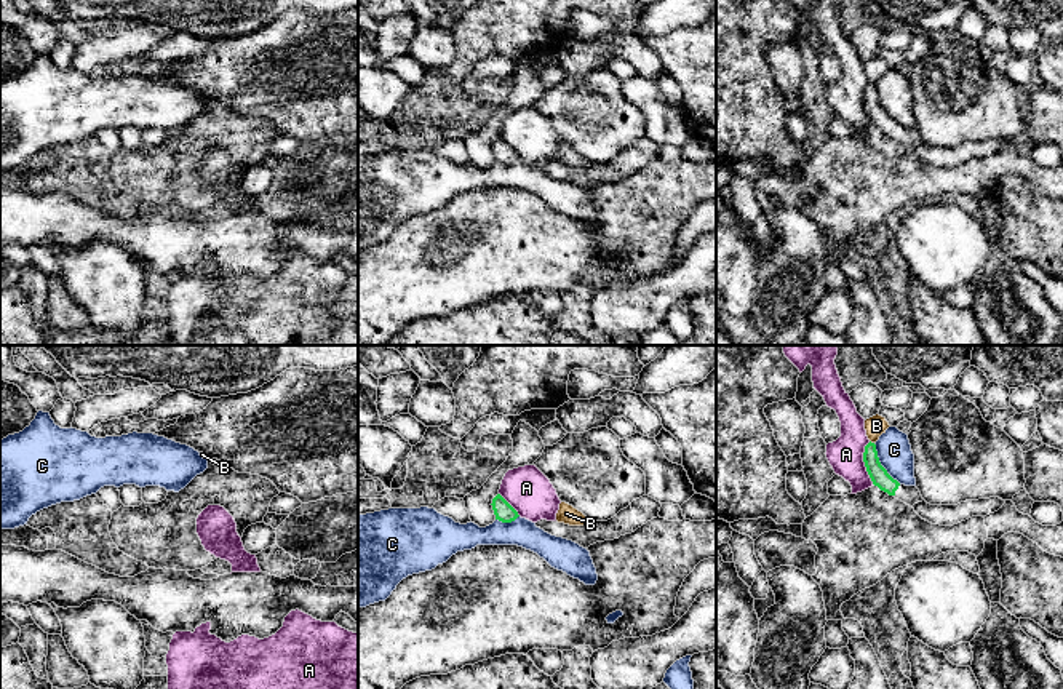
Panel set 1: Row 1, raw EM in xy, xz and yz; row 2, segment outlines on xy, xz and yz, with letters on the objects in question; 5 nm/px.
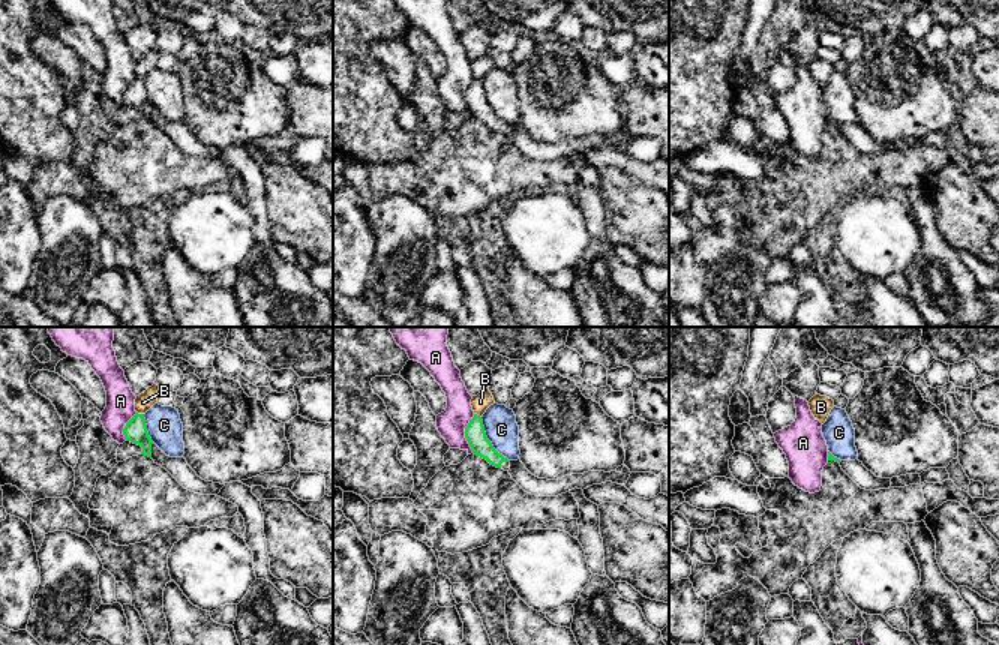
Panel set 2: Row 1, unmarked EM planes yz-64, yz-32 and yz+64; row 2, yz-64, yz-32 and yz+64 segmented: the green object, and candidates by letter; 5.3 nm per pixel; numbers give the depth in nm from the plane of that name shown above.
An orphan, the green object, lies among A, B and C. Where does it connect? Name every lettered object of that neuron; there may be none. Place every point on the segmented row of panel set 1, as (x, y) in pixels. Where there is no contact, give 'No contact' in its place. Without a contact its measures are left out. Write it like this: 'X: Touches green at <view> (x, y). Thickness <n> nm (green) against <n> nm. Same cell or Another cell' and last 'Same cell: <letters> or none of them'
A: Touches green at yz (863, 461). Thickness 90 nm (green) against 180 nm. Another cell
B: Touches green at yz (870, 442). Thickness 90 nm (green) against 100 nm. Another cell
C: Touches green at yz (879, 464). Thickness 90 nm (green) against 170 nm. Another cell
Same cell: none of them

